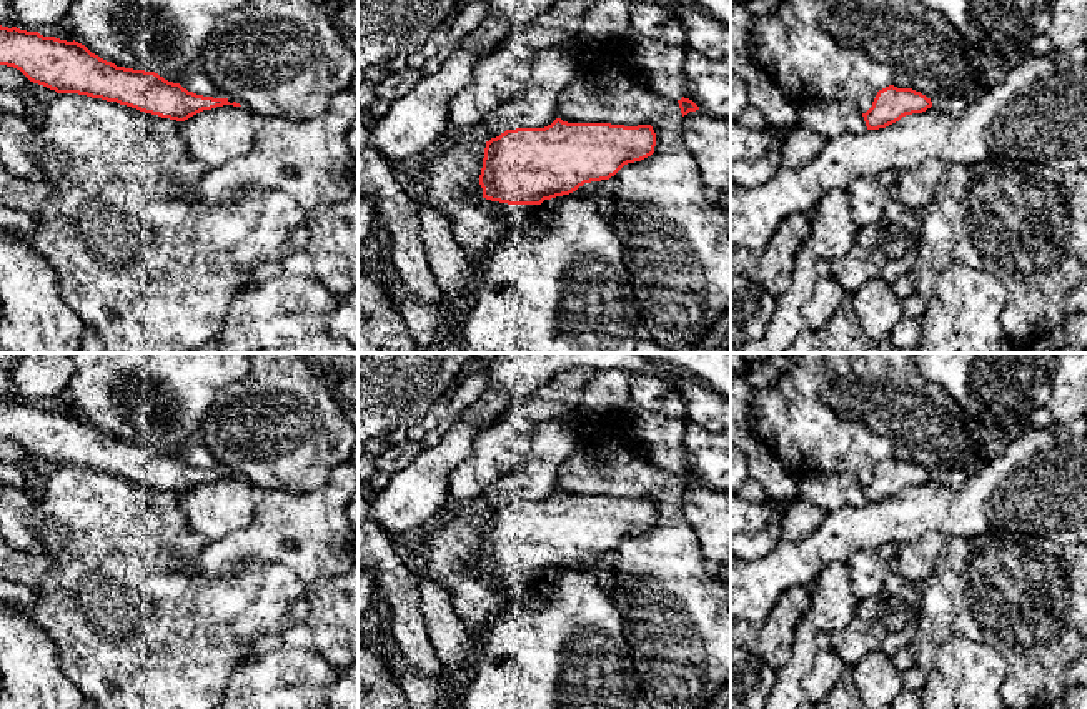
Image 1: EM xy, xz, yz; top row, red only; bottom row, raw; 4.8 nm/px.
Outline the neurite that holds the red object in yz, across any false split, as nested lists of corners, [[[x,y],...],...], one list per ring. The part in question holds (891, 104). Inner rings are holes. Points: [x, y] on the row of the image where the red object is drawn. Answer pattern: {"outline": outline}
{"outline": [[[889,85],[877,92],[872,107],[862,117],[867,130],[879,130],[899,121],[906,115],[922,113],[931,107],[931,98],[921,92]]]}

